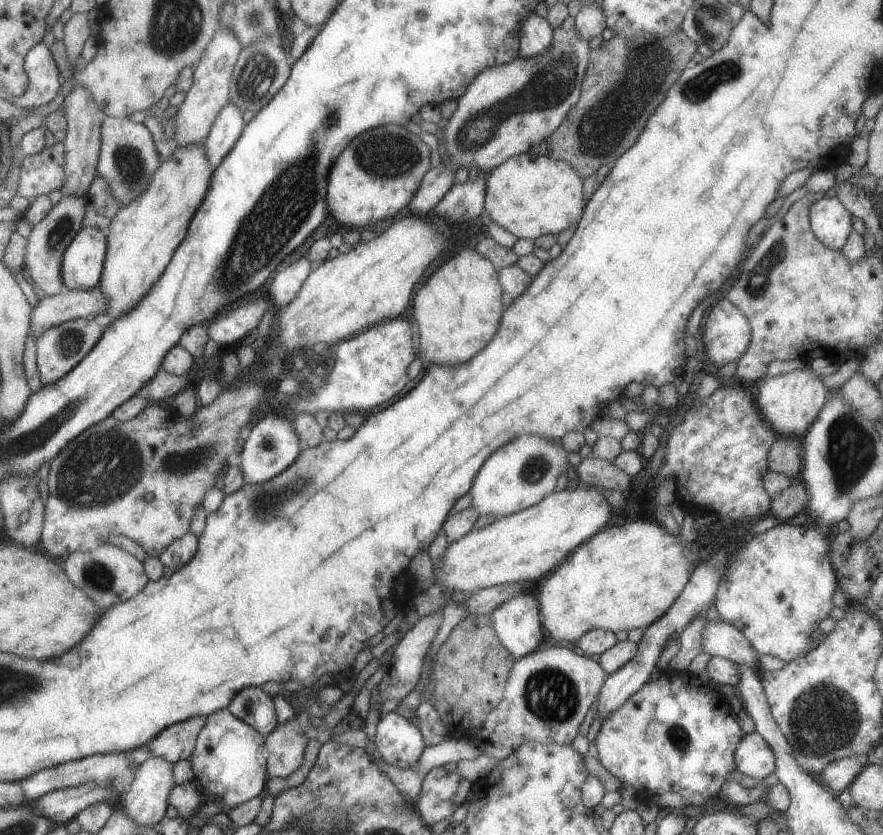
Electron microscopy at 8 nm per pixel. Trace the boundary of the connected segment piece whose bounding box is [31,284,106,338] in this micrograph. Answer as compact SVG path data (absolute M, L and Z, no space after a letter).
M99 284L89 290L68 289L65 294L39 299L31 313L31 335L37 338L45 329L68 320L94 317L106 309Z

